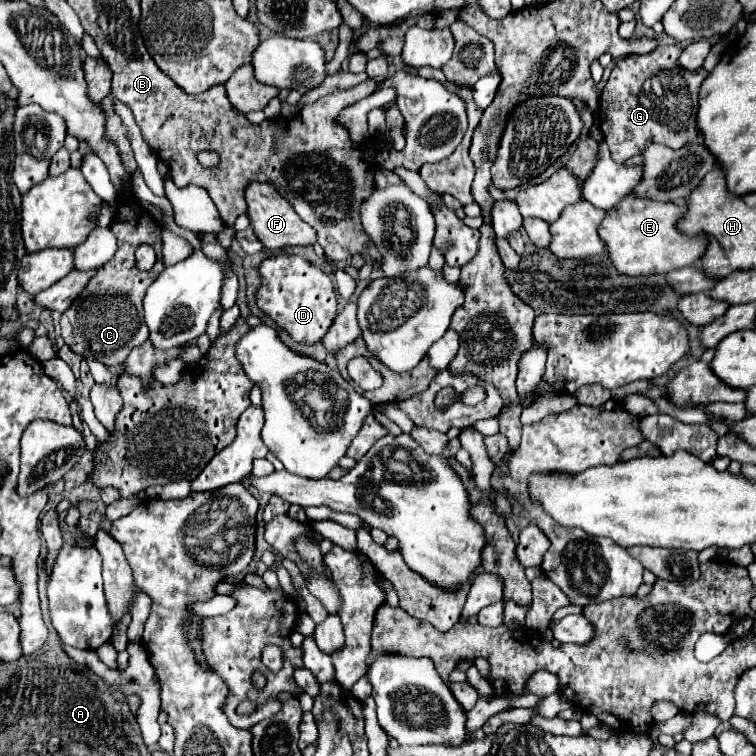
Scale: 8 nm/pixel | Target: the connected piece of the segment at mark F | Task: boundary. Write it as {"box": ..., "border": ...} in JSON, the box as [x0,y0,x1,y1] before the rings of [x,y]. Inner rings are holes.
{"box":[246,182,316,250],"border":[[[252,182],[246,188],[246,214],[250,218],[250,226],[254,228],[256,236],[268,250],[280,250],[284,246],[310,246],[316,244],[316,230],[306,224],[294,208],[290,208],[290,202],[278,194],[278,190],[272,184],[262,184],[262,182]]]}

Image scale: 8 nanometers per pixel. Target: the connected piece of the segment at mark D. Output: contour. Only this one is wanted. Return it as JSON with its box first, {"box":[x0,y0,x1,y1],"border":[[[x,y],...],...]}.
{"box":[256,254,338,344],"border":[[[278,254],[260,262],[258,266],[260,286],[256,290],[256,306],[270,316],[280,328],[284,328],[294,342],[316,344],[324,338],[326,330],[330,330],[338,300],[332,278],[318,266],[310,264],[302,256]]]}

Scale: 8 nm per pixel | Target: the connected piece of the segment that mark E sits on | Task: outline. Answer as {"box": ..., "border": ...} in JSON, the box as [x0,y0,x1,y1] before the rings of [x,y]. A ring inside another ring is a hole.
{"box":[598,194,706,276],"border":[[[634,194],[622,198],[614,210],[606,212],[598,234],[606,244],[606,252],[618,274],[626,276],[650,276],[650,274],[666,274],[670,270],[678,270],[684,266],[698,264],[706,250],[706,238],[684,236],[676,222],[684,214],[686,206],[652,202],[648,198],[638,198]]]}

